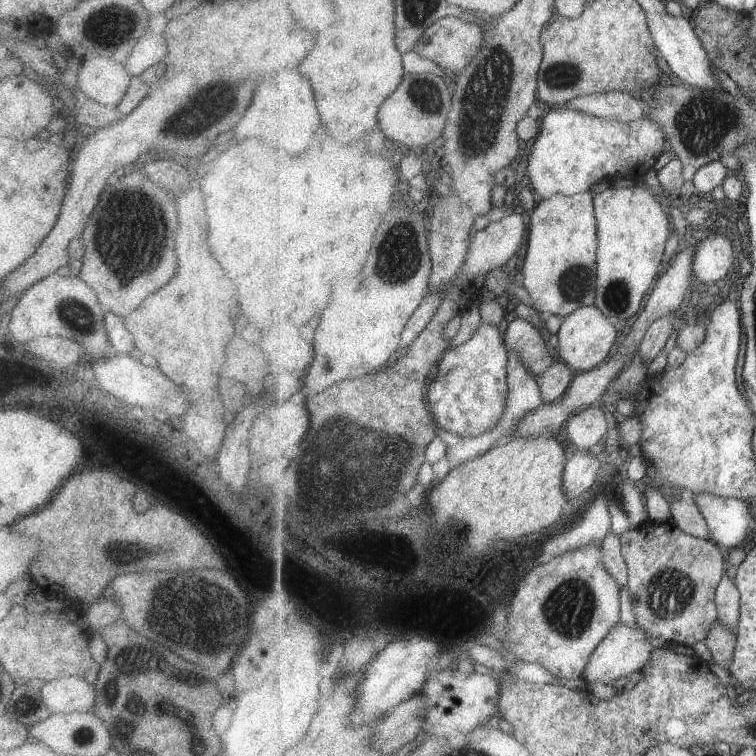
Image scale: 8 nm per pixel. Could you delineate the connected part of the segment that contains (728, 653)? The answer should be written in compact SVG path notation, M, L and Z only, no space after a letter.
M715 620L709 636L704 640L713 653L713 661L724 669L729 668L733 662L737 637L738 634L733 634L731 628L727 628L721 620Z

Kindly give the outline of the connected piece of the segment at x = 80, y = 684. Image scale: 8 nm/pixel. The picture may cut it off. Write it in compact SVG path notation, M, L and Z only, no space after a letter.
M75 675L51 679L40 687L43 706L50 713L87 712L94 700L94 684Z

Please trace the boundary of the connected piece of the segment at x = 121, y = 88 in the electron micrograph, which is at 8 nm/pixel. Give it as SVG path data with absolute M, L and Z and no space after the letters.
M100 56L81 61L77 74L78 88L109 113L125 96L131 77L124 65Z

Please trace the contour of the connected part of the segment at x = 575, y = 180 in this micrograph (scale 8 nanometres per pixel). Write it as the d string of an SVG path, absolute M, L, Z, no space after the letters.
M566 105L551 109L543 118L528 158L528 183L535 203L555 195L573 196L589 191L593 184L605 179L643 180L665 150L667 134L661 124L649 119L623 122L605 120Z

